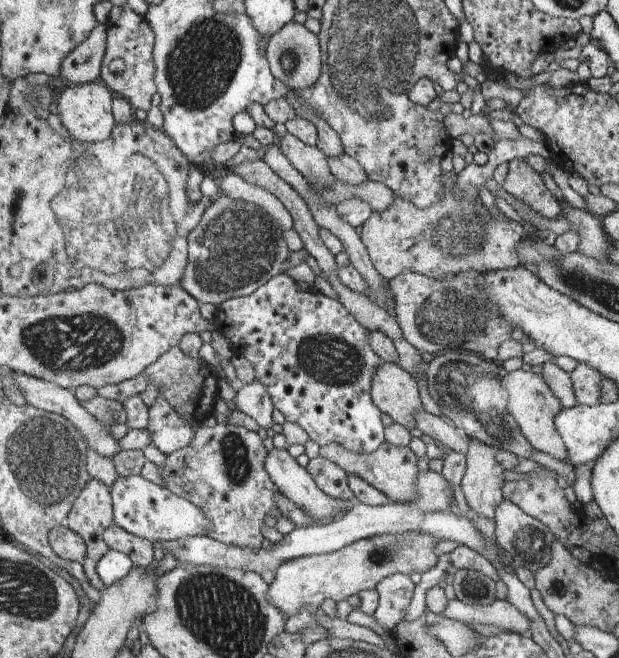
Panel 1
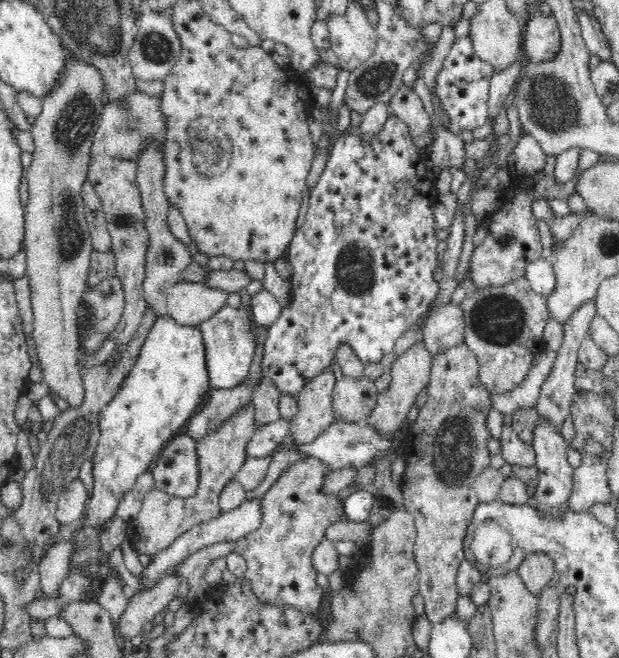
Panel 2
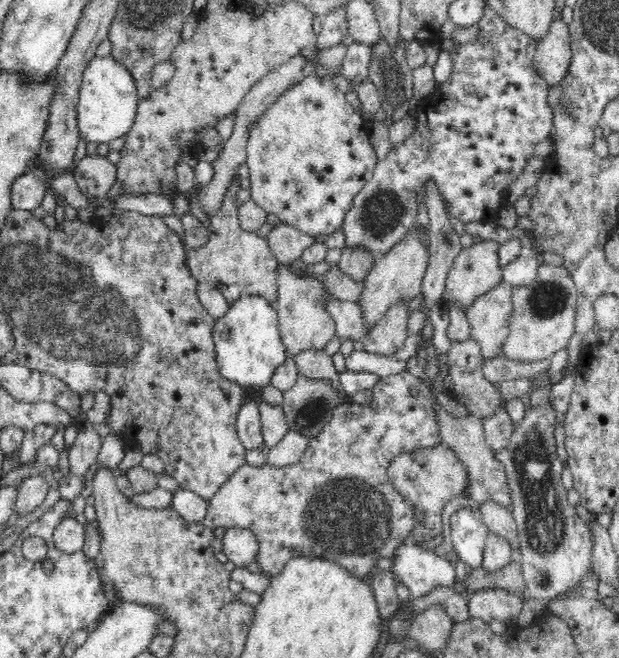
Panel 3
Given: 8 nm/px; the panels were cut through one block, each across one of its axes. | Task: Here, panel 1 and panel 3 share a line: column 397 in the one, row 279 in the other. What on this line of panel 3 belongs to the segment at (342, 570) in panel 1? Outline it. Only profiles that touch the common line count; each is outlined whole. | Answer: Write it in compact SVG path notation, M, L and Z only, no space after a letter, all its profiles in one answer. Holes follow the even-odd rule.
M541 264L536 280L512 290L510 334L502 344L502 356L534 363L544 358L550 359L555 352L566 348L575 331L577 297L575 282L565 267Z

